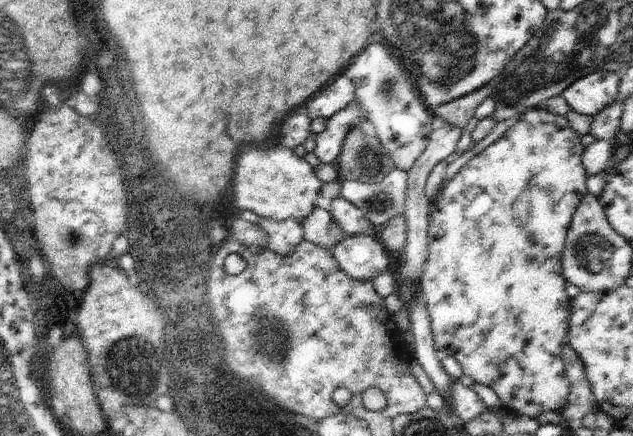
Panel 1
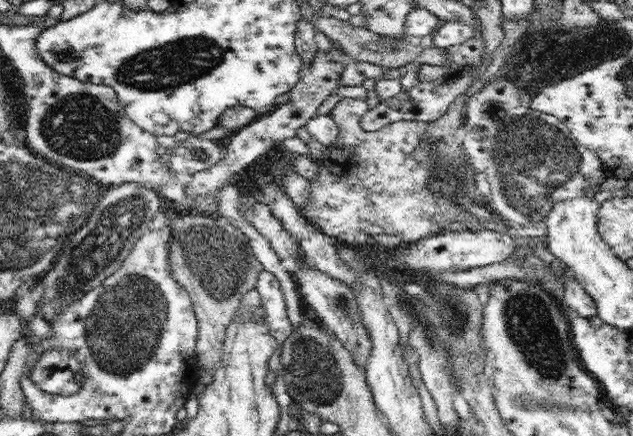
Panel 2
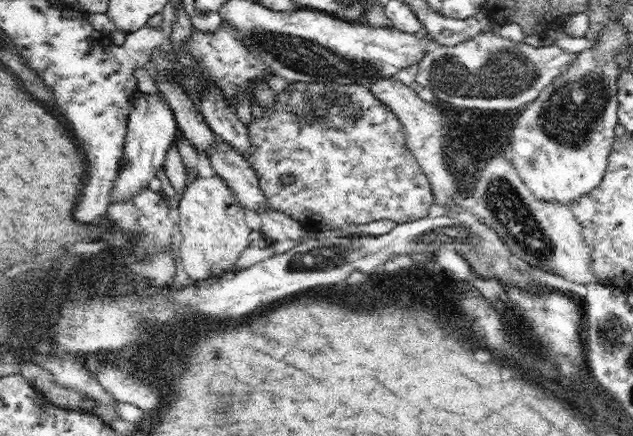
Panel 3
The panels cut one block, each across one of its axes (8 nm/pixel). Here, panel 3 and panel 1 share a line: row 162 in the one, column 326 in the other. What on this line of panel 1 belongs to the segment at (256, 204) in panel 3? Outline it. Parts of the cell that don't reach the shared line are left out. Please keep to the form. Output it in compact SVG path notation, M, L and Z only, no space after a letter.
M315 206L315 210L301 222L303 224L303 238L315 246L333 250L337 244L347 240L347 236L341 232L339 224L333 220L331 212L325 212Z

